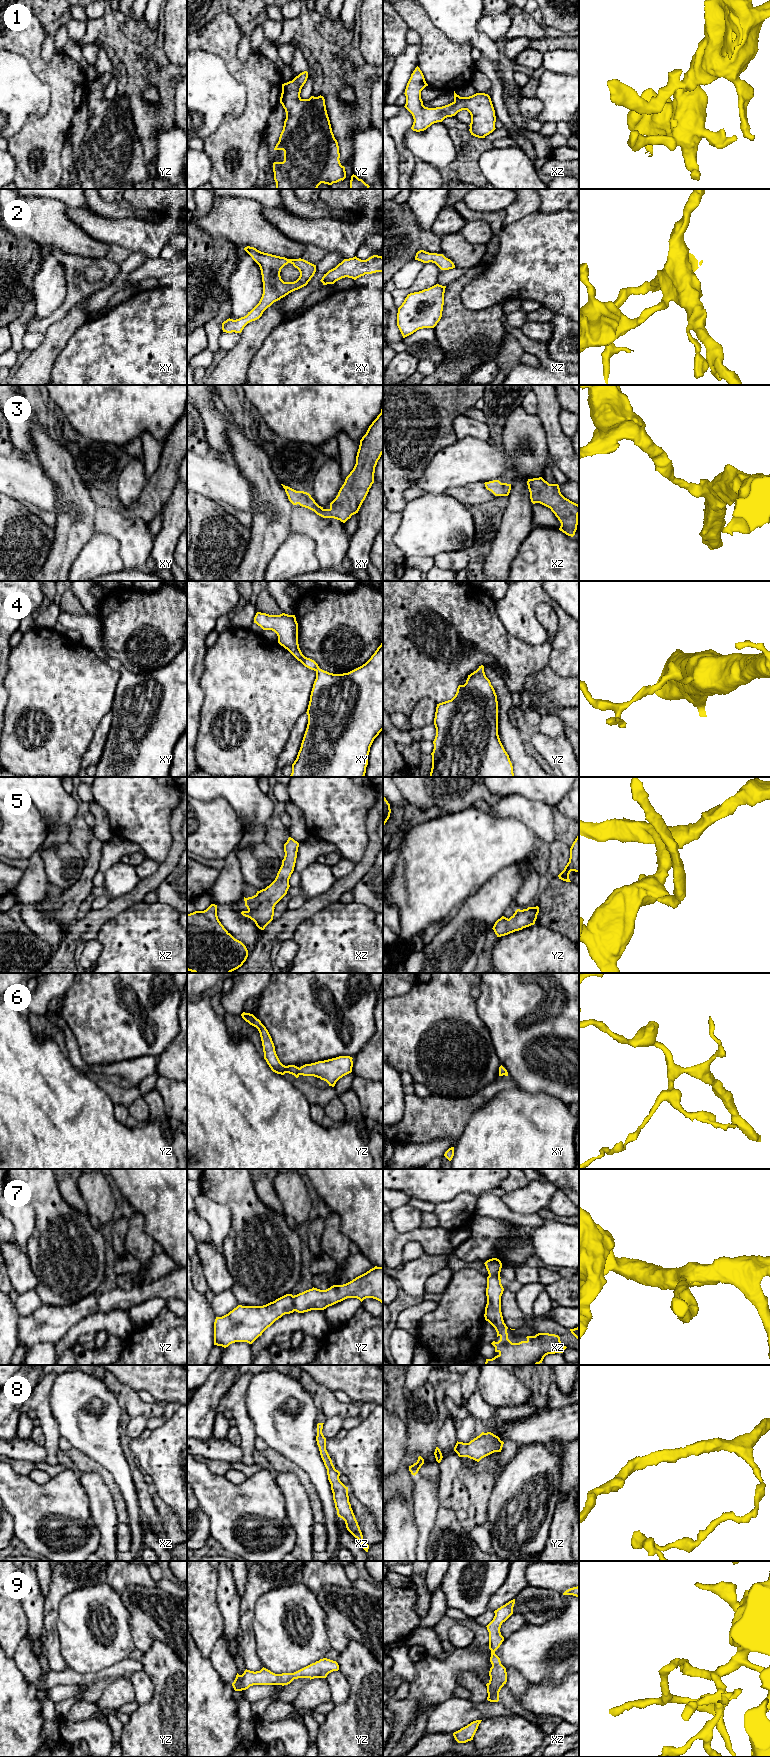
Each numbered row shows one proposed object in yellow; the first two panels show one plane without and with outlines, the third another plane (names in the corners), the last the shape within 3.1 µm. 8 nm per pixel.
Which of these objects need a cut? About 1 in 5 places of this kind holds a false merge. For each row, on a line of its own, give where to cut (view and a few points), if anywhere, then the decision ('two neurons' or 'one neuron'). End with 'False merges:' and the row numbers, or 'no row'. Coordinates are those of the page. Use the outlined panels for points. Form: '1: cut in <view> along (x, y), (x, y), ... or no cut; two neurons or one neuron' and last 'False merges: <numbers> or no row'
1: no cut; one neuron
2: no cut; one neuron
3: no cut; one neuron
4: no cut; one neuron
5: no cut; one neuron
6: no cut; one neuron
7: no cut; one neuron
8: no cut; one neuron
9: no cut; one neuron
False merges: no row

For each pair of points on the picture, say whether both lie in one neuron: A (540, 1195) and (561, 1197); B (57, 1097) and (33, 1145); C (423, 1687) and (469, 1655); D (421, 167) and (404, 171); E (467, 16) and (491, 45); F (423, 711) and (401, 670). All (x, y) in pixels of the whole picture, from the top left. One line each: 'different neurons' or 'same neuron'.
A: different neurons
B: same neuron
C: same neuron
D: different neurons
E: same neuron
F: different neurons

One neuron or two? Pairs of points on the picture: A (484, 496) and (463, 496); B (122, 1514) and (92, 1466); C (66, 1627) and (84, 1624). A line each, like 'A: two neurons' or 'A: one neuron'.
A: one neuron
B: one neuron
C: one neuron

